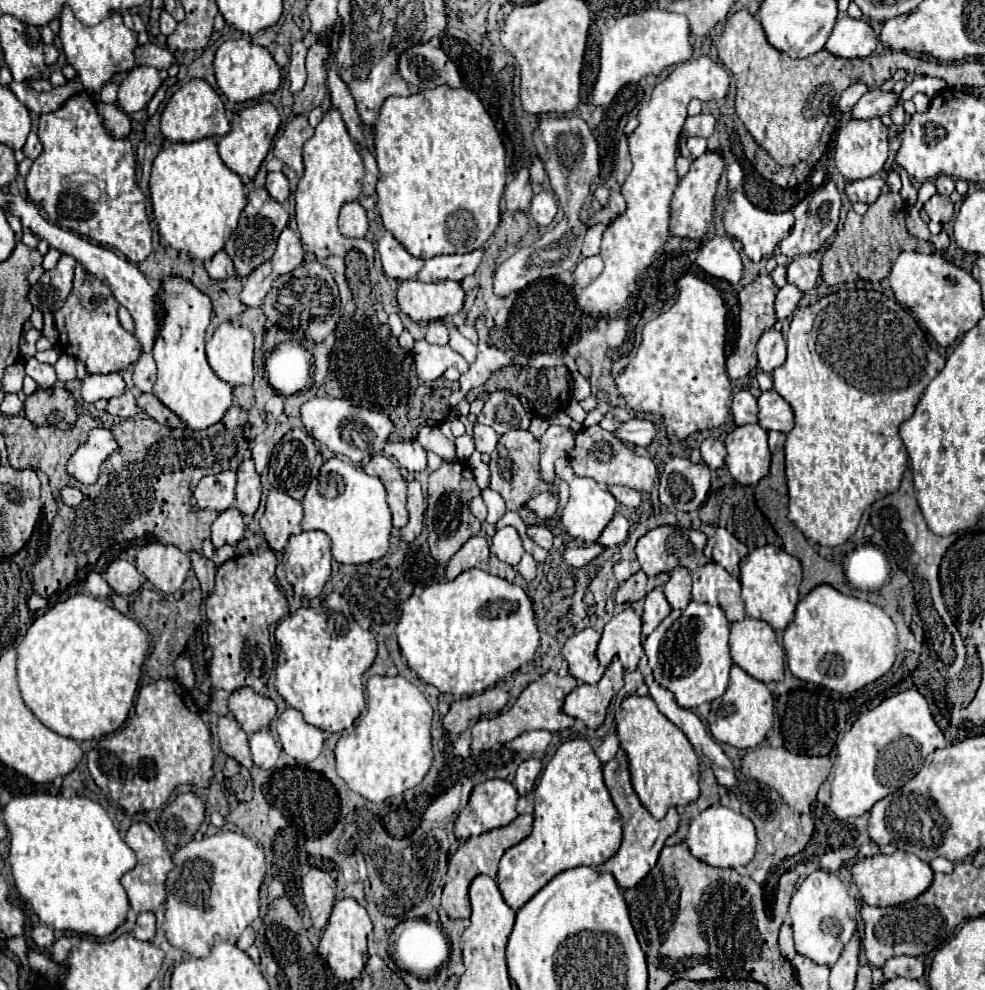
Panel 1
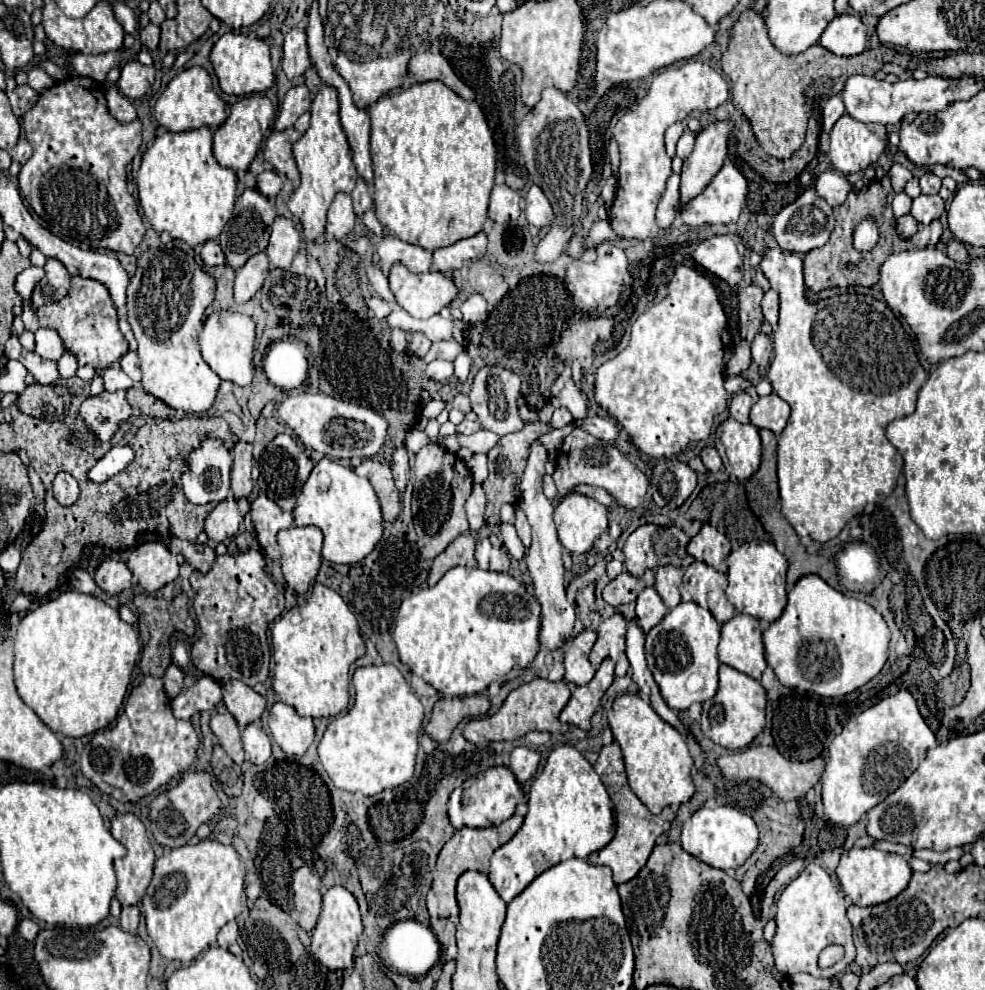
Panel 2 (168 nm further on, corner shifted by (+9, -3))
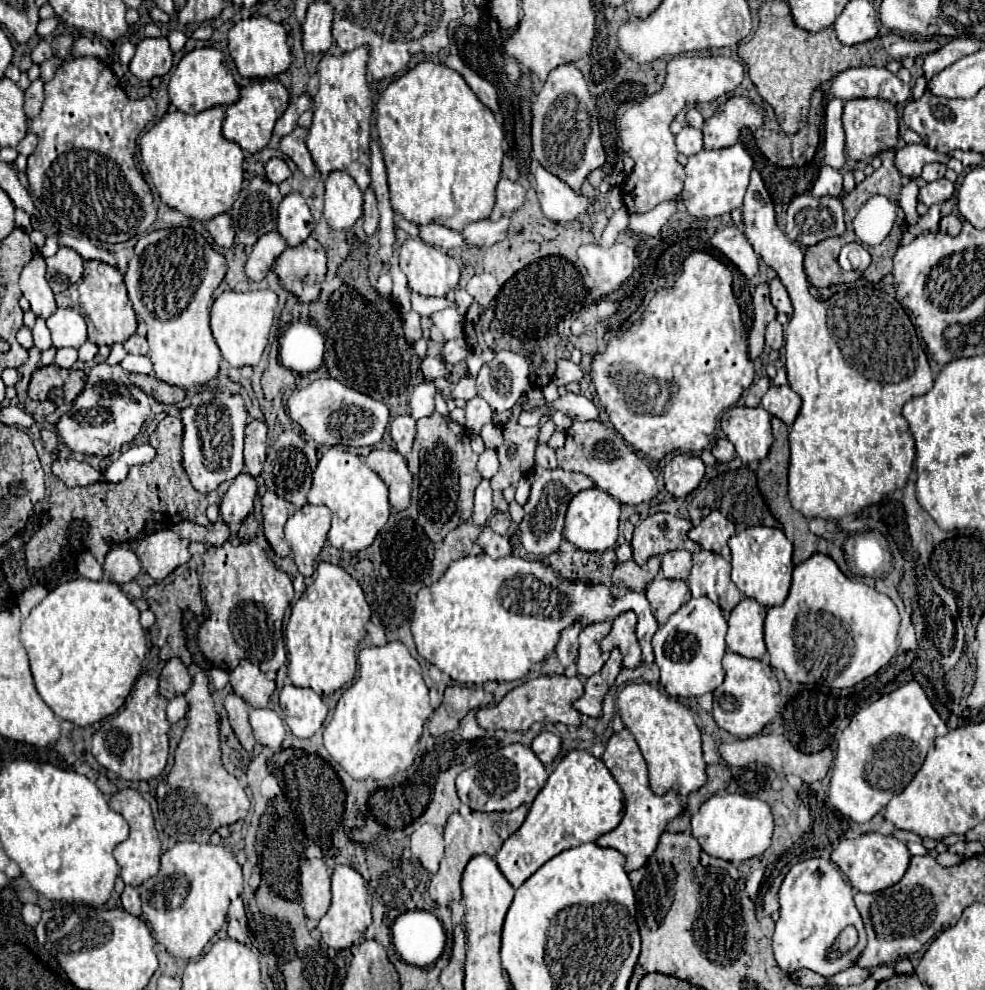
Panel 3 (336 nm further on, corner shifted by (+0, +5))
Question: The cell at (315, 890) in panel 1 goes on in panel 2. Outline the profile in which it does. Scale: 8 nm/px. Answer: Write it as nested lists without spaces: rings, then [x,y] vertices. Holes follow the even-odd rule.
[[[301,866],[293,874],[293,900],[295,900],[295,912],[299,914],[299,926],[307,932],[311,932],[317,924],[319,912],[321,912],[321,880],[317,872],[309,866]]]

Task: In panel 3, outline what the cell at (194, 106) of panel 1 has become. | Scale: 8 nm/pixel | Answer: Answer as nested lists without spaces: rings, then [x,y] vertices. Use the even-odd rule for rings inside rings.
[[[196,48],[176,66],[168,84],[170,104],[186,114],[198,114],[214,106],[230,106],[238,100],[238,86],[224,66],[224,56],[216,48]]]

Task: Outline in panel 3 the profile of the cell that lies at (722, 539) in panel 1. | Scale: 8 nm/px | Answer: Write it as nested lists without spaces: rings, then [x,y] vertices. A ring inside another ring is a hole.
[[[712,510],[700,522],[700,526],[694,526],[690,530],[688,536],[694,542],[698,542],[704,550],[722,554],[726,560],[730,560],[728,540],[730,540],[730,536],[734,536],[734,530],[732,530],[732,524],[718,510]]]

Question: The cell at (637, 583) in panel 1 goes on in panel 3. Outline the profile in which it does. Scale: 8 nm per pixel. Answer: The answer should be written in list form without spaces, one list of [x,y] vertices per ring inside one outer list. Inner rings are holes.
[[[658,556],[650,558],[644,566],[638,566],[636,562],[624,562],[618,564],[614,574],[612,574],[612,582],[618,588],[628,588],[628,590],[636,590],[636,592],[644,592],[646,586],[654,580],[654,576],[660,570],[660,562]]]

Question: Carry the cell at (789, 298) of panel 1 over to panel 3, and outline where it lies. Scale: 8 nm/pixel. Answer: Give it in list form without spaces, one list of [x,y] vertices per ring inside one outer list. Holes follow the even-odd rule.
[[[774,278],[774,280],[770,282],[770,298],[772,298],[772,304],[774,304],[774,308],[776,308],[778,312],[786,312],[788,316],[792,314],[792,304],[790,304],[788,292],[786,292],[784,284],[782,284],[778,278]]]

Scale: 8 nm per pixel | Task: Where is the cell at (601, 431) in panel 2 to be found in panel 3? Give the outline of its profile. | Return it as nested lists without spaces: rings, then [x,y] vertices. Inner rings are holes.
[[[568,392],[564,398],[558,398],[554,404],[556,404],[556,410],[562,410],[572,420],[584,420],[584,422],[598,420],[598,414],[600,414],[592,400],[584,396],[574,396],[572,392]]]

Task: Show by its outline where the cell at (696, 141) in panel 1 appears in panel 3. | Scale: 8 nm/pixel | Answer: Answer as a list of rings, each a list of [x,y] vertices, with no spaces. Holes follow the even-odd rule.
[[[684,126],[682,132],[676,136],[676,146],[678,146],[678,152],[686,156],[698,154],[702,150],[702,132],[698,128]]]

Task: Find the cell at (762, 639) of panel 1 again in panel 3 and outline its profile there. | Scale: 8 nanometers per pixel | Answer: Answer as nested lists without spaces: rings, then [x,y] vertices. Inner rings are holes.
[[[744,598],[728,618],[726,646],[744,658],[762,660],[766,654],[764,618],[766,608],[752,598]]]

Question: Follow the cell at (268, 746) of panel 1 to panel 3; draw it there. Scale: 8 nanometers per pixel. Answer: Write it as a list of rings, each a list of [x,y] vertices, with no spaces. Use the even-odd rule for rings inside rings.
[[[256,708],[250,712],[250,724],[256,736],[256,742],[262,746],[280,750],[284,740],[284,722],[282,718],[270,708]]]

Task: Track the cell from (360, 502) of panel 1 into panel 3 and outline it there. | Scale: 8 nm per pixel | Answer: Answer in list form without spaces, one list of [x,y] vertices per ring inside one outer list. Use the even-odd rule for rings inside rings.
[[[340,446],[330,448],[320,458],[314,470],[312,488],[308,492],[308,504],[324,504],[332,510],[328,544],[346,552],[358,552],[368,548],[390,516],[386,484],[360,460],[360,456],[354,456]]]

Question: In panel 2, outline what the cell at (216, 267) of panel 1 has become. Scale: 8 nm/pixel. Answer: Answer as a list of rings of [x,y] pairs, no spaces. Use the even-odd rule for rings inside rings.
[[[209,240],[209,242],[203,244],[201,258],[203,258],[205,266],[221,266],[221,264],[225,264],[225,254],[223,254],[217,240]]]

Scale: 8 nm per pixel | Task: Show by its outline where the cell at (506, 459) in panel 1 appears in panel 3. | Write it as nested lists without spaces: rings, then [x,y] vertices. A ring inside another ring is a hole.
[[[518,408],[514,410],[514,416],[510,422],[502,426],[504,432],[504,444],[496,450],[500,458],[500,470],[490,480],[494,490],[494,508],[498,512],[508,512],[508,502],[502,496],[502,490],[508,486],[516,486],[520,478],[528,476],[528,472],[534,468],[534,450],[538,446],[538,430],[546,423],[550,416],[543,415],[536,426],[524,428],[518,426]]]

